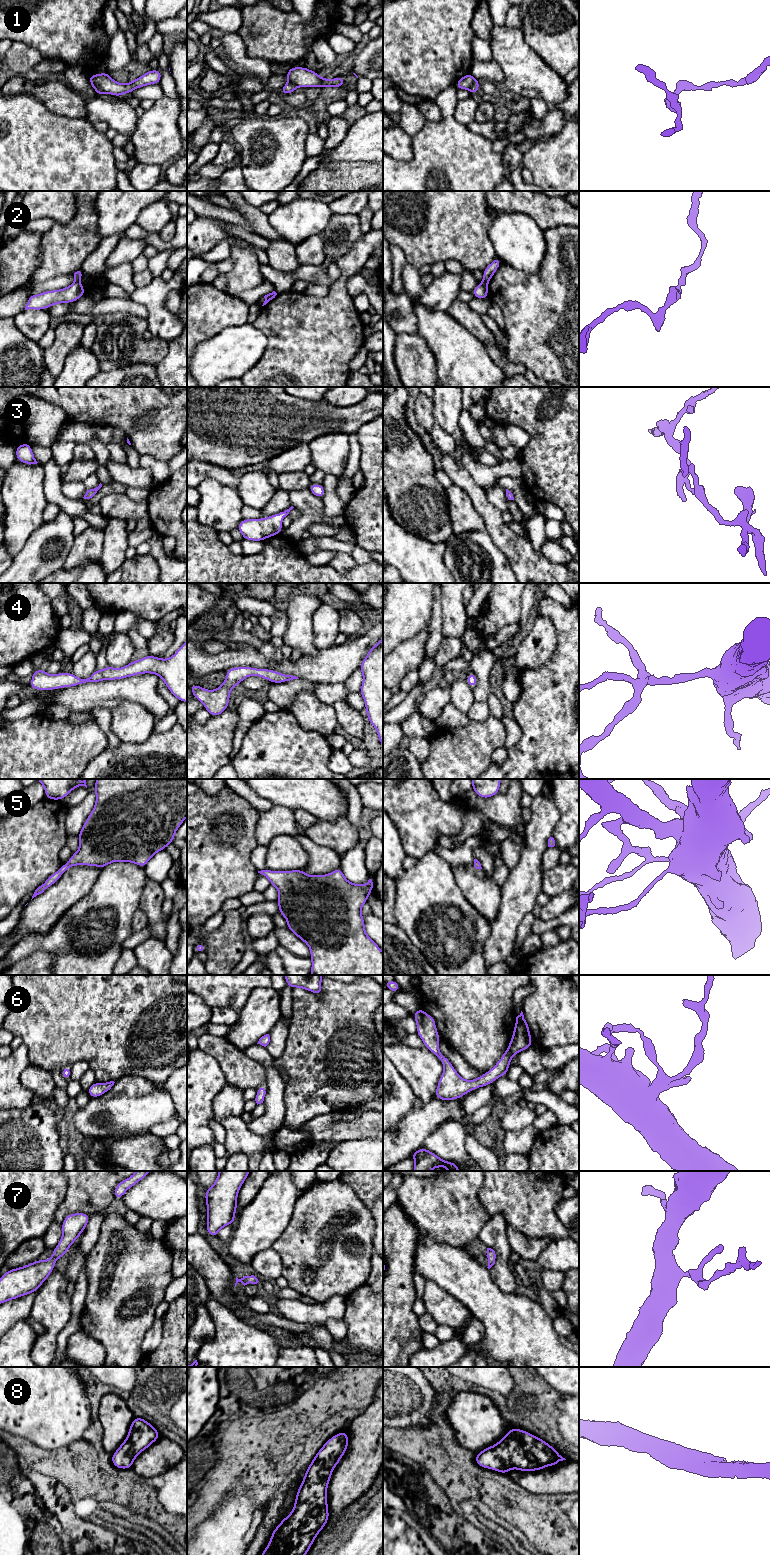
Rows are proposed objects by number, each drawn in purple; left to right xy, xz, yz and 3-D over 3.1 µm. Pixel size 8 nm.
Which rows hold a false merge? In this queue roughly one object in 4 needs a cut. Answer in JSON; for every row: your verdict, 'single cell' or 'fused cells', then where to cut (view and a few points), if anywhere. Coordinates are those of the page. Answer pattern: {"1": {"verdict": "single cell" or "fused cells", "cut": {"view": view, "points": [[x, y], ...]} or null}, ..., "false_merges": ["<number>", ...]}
{"1": {"verdict": "fused cells", "cut": {"view": "xy", "points": [[90, 82], [103, 92]]}}, "2": {"verdict": "fused cells", "cut": {"view": "yz", "points": [[483, 280], [487, 283]]}}, "3": {"verdict": "single cell", "cut": null}, "4": {"verdict": "single cell", "cut": null}, "5": {"verdict": "single cell", "cut": null}, "6": {"verdict": "single cell", "cut": null}, "7": {"verdict": "single cell", "cut": null}, "8": {"verdict": "single cell", "cut": null}, "false_merges": ["1", "2"]}

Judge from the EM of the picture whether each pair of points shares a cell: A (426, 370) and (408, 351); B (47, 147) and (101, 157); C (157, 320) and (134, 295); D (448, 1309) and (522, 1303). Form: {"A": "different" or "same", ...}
{"A": "same", "B": "same", "C": "same", "D": "different"}

